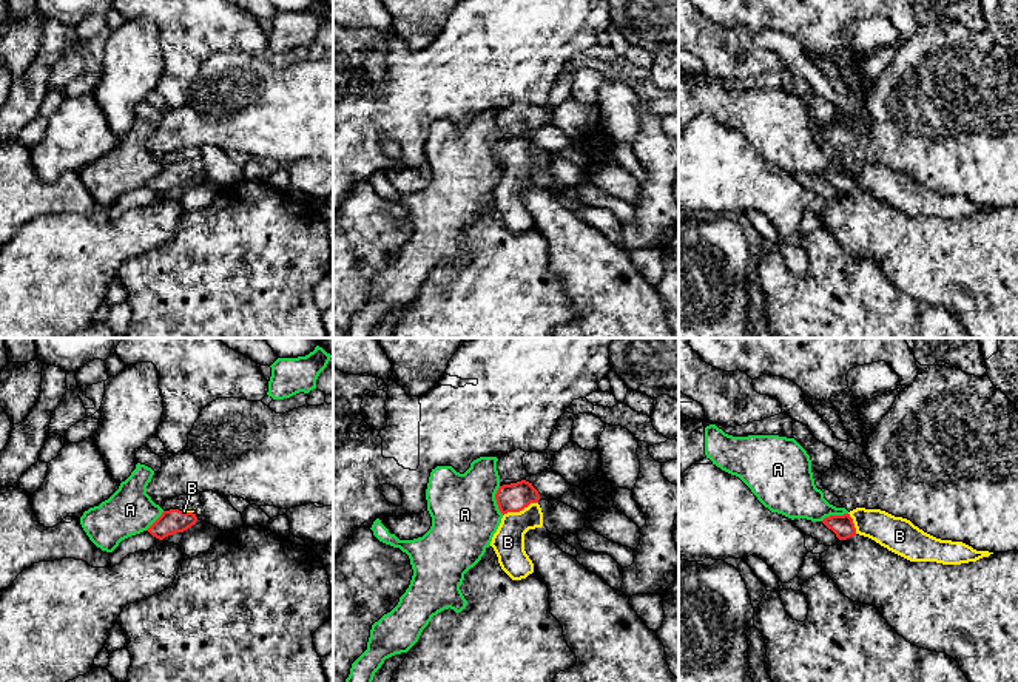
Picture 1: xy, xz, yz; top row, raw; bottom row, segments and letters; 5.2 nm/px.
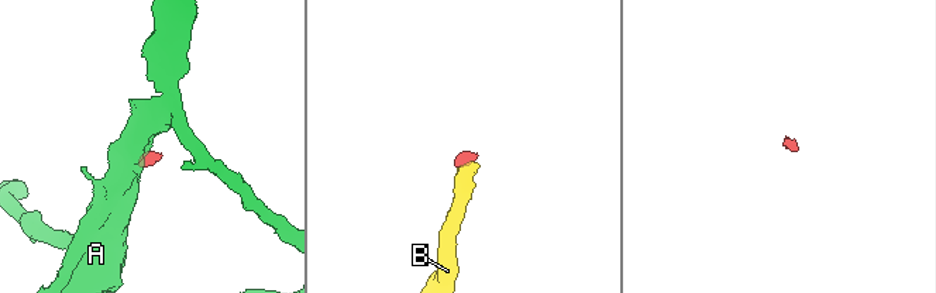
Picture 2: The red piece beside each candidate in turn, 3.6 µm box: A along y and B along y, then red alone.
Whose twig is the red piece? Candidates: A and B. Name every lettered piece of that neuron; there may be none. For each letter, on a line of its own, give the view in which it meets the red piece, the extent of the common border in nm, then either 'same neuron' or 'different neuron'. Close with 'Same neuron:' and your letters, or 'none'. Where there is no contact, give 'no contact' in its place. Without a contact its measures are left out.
A: xz | 150 nm | different neuron
B: xz | 200 nm | same neuron
Same neuron: B

